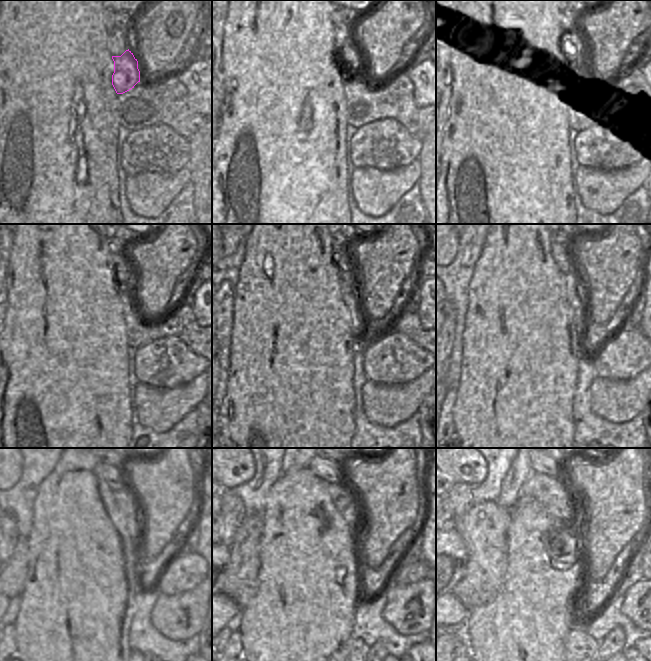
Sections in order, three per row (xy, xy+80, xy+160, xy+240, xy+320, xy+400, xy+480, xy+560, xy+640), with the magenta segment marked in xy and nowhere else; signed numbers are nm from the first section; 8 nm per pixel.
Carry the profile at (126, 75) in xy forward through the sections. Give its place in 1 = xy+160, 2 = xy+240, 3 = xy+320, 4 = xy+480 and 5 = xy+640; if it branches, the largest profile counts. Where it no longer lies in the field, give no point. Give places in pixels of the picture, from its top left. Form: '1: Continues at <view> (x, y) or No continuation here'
1: Continues at xy+160 (567, 50)
2: Continues at xy+240 (117, 265)
3: Continues at xy+320 (339, 260)
4: Continues at xy+480 (112, 475)
5: Continues at xy+640 (550, 468)

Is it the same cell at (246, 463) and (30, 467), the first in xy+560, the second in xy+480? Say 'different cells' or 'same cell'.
different cells

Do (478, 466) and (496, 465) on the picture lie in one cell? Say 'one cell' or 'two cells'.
two cells

